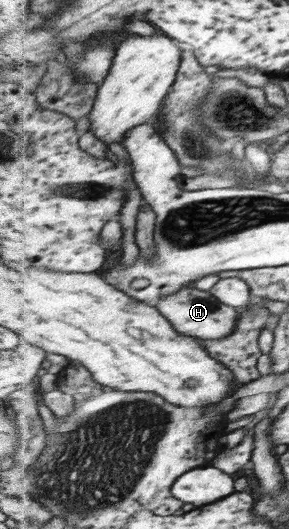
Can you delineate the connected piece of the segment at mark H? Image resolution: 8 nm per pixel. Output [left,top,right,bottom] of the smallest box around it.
[157,285,240,340]

